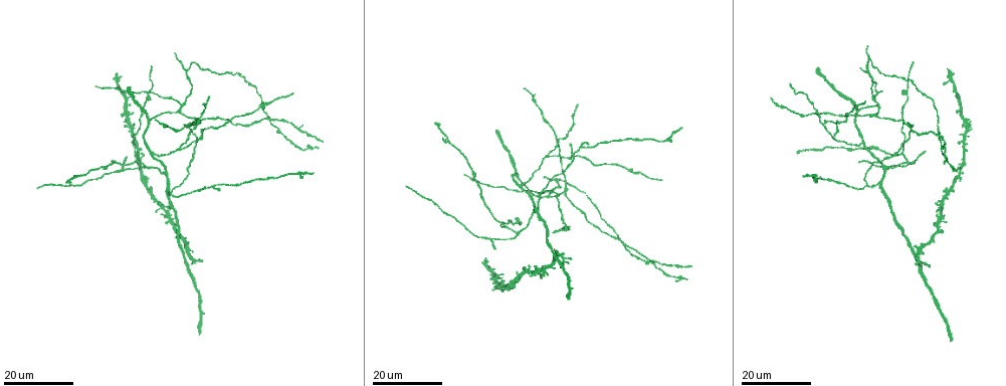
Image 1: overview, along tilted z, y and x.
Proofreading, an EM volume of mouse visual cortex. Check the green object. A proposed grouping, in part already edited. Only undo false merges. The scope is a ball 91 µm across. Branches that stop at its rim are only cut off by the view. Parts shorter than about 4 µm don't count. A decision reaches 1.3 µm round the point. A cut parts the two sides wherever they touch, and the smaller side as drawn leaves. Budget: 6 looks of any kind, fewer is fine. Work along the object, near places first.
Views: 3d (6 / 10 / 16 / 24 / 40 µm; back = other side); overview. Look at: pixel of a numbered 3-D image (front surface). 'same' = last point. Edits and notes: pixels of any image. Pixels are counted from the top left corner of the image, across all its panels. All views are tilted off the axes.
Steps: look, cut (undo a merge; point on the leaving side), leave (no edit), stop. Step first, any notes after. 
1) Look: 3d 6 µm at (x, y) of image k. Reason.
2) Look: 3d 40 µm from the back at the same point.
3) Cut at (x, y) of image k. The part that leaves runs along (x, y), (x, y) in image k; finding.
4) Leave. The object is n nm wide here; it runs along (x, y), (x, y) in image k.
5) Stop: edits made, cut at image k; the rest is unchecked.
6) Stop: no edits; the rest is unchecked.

Look: 3d 16 µm at (901, 152) of image 1. Branch point.

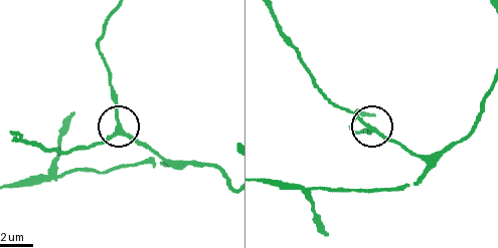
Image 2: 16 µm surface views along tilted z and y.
Look: 3d 10 µm at (371, 129) of image 2.

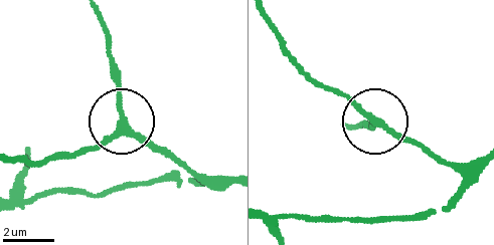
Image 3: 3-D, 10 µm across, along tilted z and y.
Look: 3d 6 µm at (375, 125) of image 3.

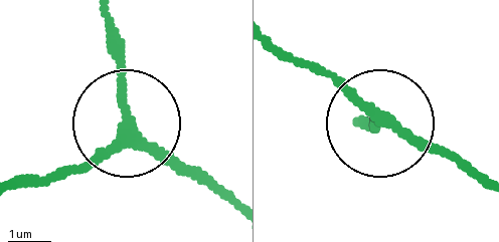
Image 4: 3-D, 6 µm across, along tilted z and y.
Leave. The side arm is 33 µm long; it runs along (234, 204), (169, 166), (130, 125), (116, 20) in image 4; continuous, no second cell.

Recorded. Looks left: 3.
Look: 3d 16 µm at (147, 169) of image 1. A fork.

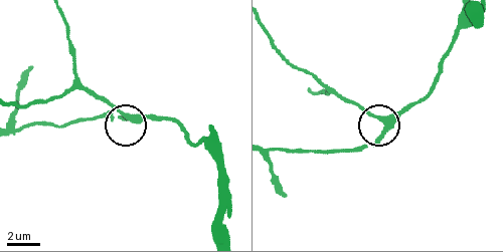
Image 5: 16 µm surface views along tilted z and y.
Look: 3d 6 µm at (386, 125) of image 5. Closer look.

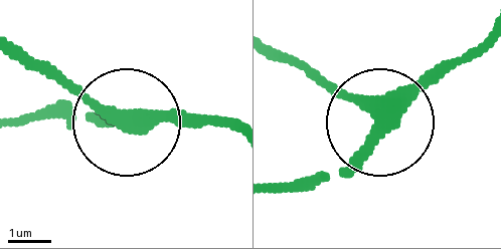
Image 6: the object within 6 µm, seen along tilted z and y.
Leave. The object is 350 nm wide here; it runs along (488, 37), (434, 69), (358, 155), (308, 184) in image 6; one cell here.

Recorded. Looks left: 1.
Stop: no edits; the rest is unchecked.

